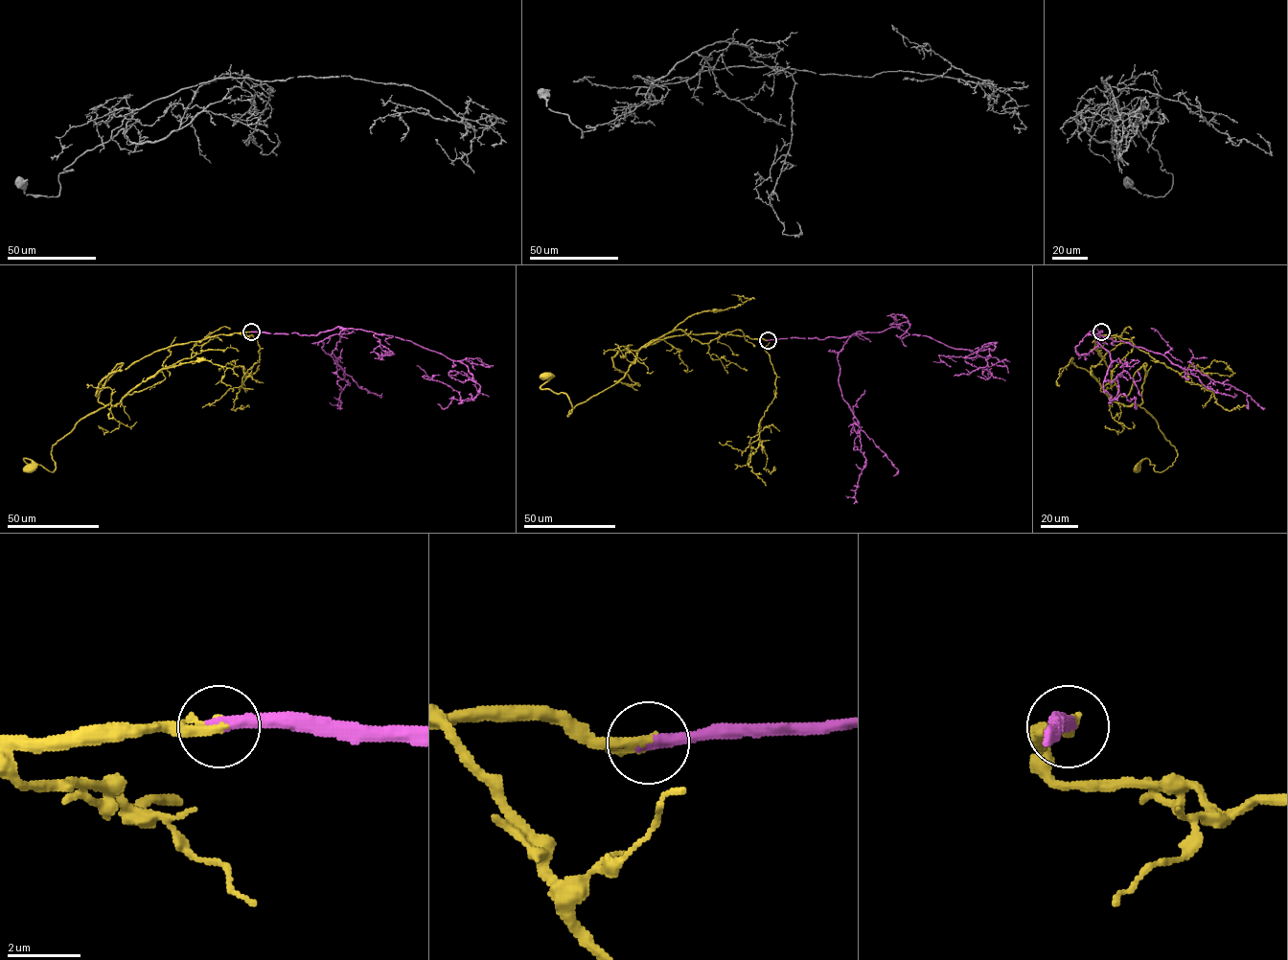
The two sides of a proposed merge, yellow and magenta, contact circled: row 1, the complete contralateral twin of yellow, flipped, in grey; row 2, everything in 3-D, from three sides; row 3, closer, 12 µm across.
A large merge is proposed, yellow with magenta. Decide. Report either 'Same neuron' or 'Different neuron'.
Same neuron

